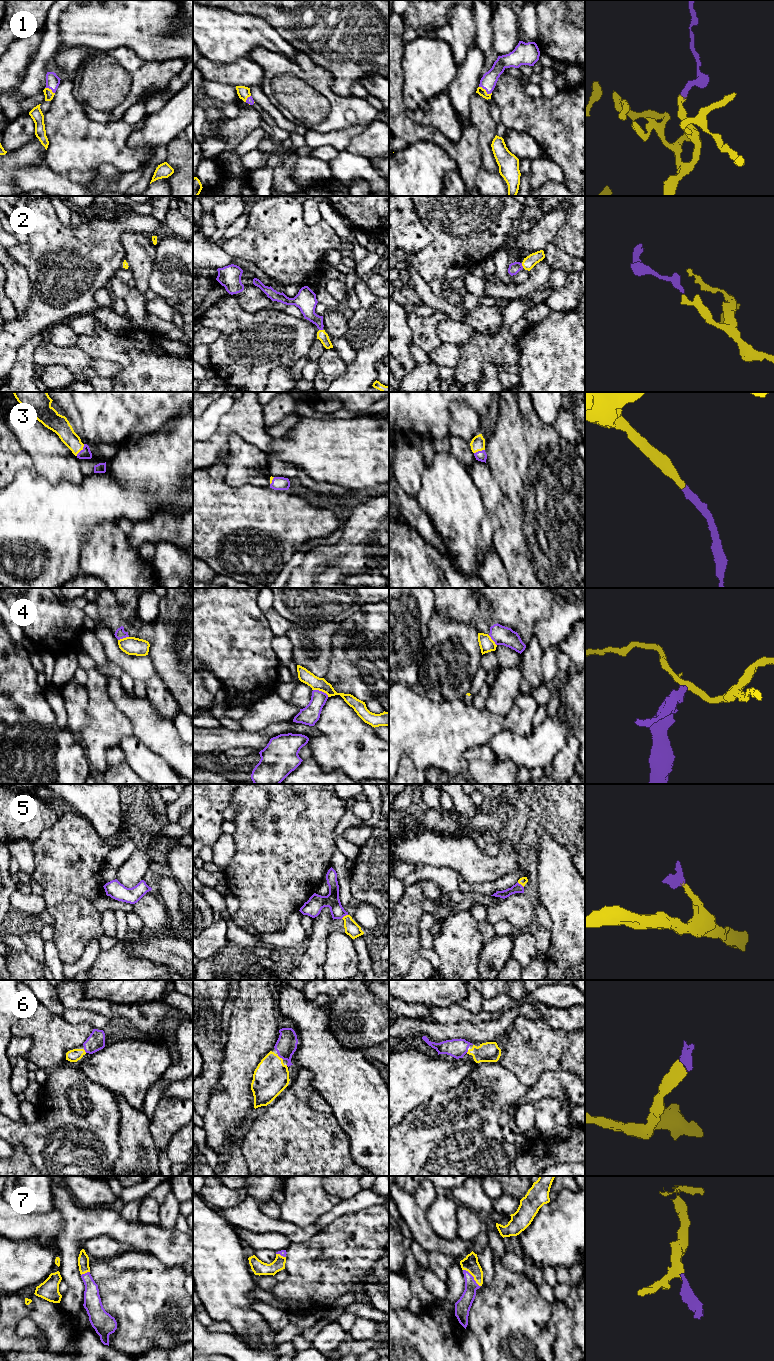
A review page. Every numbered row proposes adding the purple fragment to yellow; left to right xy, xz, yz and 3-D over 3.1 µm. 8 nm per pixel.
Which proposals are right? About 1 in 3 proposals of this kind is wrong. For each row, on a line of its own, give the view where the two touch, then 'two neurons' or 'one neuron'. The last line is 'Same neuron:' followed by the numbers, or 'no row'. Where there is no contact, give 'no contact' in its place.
1: contact in yz; one neuron
2: contact in yz; one neuron
3: contact in xy; one neuron
4: contact in xz; two neurons
5: contact in xz; one neuron
6: contact in xz; one neuron
7: contact in yz; one neuron
Same neuron: 1, 2, 3, 5, 6, 7

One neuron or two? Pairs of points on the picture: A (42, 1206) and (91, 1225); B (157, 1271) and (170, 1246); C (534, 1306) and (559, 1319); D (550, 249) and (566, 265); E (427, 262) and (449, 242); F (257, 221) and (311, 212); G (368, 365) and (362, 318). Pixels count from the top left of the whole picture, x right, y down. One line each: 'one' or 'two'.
A: two
B: two
C: two
D: one
E: one
F: two
G: one

